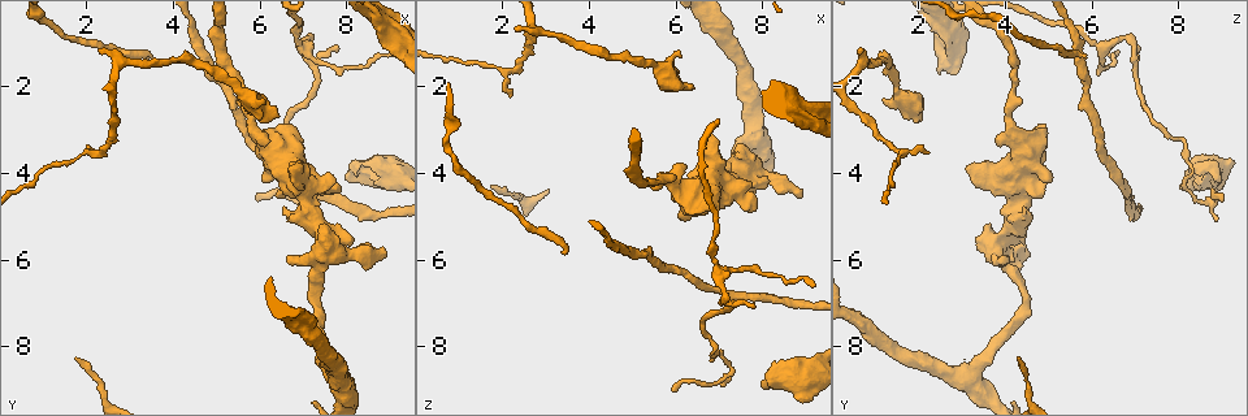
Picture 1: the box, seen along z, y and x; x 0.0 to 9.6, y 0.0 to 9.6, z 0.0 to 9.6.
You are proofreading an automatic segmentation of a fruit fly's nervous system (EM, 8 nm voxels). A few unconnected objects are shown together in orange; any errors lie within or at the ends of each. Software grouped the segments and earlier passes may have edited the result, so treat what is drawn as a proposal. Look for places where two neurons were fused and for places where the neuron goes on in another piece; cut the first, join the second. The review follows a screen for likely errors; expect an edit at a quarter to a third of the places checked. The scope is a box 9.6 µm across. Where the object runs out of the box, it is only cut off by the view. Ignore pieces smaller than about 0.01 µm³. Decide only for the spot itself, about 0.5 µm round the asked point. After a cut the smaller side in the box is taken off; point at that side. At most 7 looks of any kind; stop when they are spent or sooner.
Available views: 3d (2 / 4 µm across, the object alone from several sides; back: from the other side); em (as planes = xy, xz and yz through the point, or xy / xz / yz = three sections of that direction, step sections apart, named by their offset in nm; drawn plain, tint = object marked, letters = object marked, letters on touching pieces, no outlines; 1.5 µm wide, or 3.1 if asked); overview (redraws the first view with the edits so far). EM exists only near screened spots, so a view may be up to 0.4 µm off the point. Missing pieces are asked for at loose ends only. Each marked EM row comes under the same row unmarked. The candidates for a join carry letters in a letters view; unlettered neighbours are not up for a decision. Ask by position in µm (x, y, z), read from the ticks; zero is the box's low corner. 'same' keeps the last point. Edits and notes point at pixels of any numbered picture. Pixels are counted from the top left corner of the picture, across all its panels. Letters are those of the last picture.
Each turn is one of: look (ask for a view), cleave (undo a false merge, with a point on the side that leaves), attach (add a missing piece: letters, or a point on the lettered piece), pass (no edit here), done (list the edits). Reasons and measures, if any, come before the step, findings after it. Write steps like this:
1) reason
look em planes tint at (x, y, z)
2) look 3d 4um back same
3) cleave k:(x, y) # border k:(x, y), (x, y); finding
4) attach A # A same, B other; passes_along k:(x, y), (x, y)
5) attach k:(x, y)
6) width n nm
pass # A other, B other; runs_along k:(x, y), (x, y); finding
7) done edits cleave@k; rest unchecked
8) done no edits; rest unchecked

branch stops here
look 3d 4um back at (6.00, 4.55, 9.10)

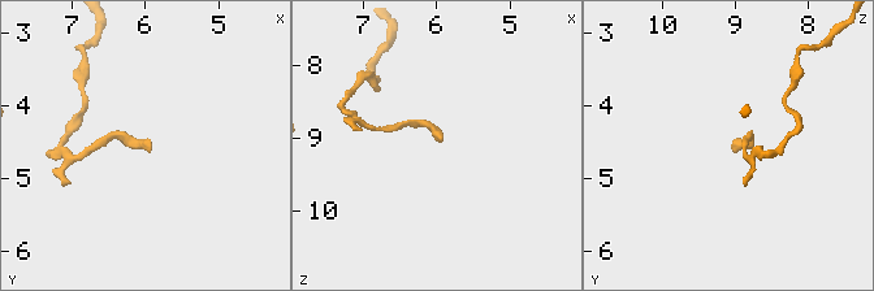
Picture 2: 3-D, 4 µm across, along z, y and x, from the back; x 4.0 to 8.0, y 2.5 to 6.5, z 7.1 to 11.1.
look em xz step 4 tint at (5.90, 4.60, 9.05)

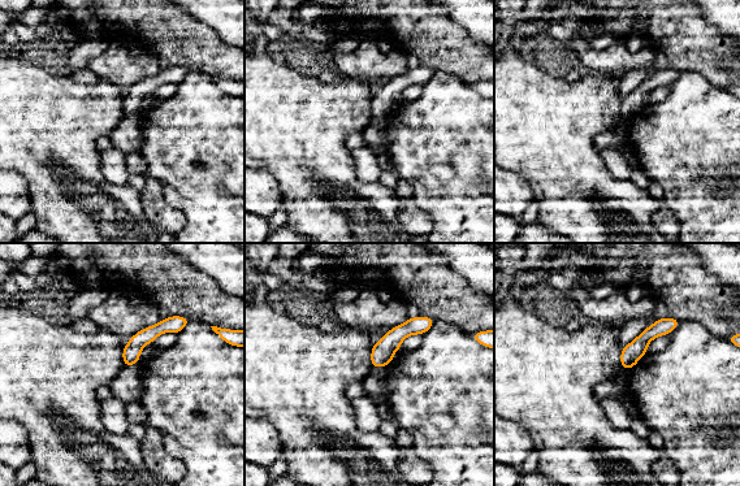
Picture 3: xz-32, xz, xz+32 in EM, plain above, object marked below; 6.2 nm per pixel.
another direction
look em planes letters same

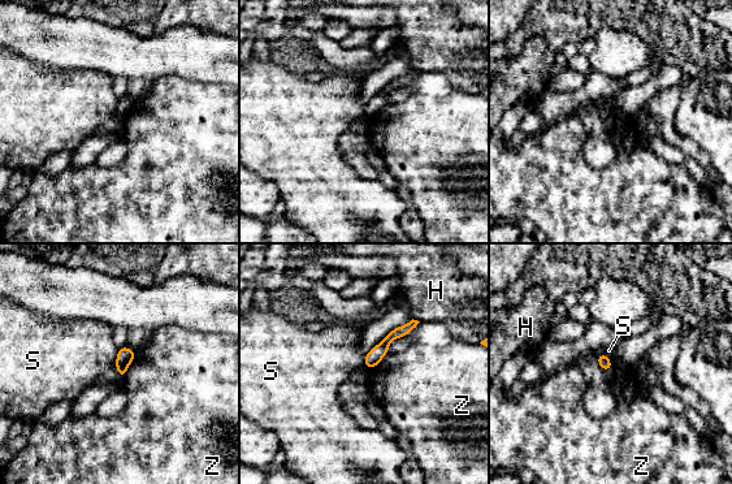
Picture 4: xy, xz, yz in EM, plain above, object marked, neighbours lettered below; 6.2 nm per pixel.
width 80 nm
pass # H other, S other, Z other; border 4:(596, 355), (605, 354), (613, 364); no lettered piece goes on from it

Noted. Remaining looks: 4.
free end
look 3d 4um at (8.10, 5.35, 4.15)

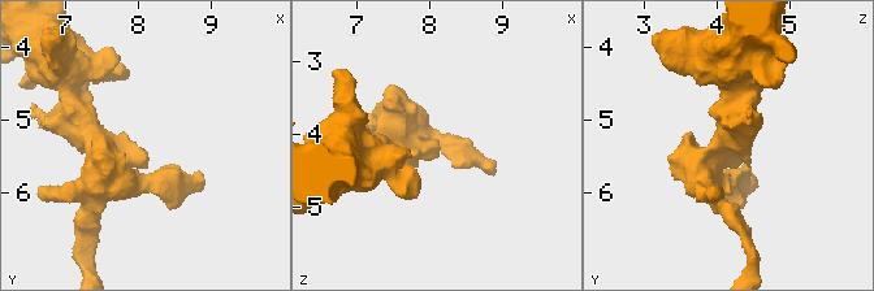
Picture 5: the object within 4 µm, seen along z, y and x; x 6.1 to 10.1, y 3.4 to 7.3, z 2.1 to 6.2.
now the EM
look em planes letters at (8.00, 5.40, 4.20)

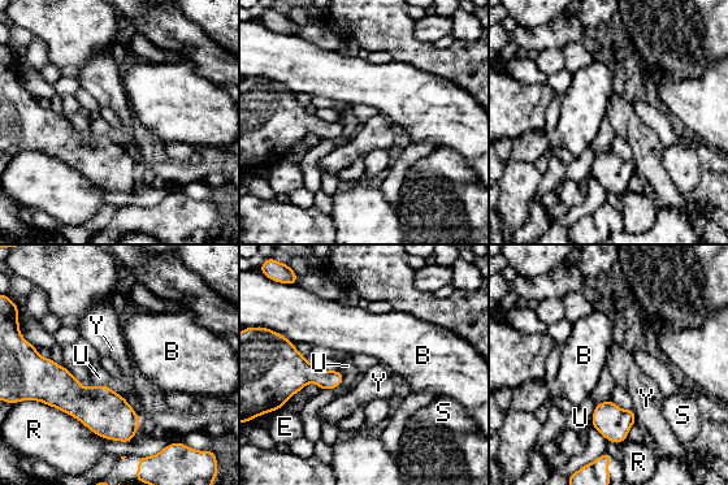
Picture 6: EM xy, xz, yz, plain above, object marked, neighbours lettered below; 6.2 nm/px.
pass # B other, E other, R other, S other, U other, Y other; border 6:(596, 405), (590, 423); none of them fits

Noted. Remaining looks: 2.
done no edits; rest unchecked

